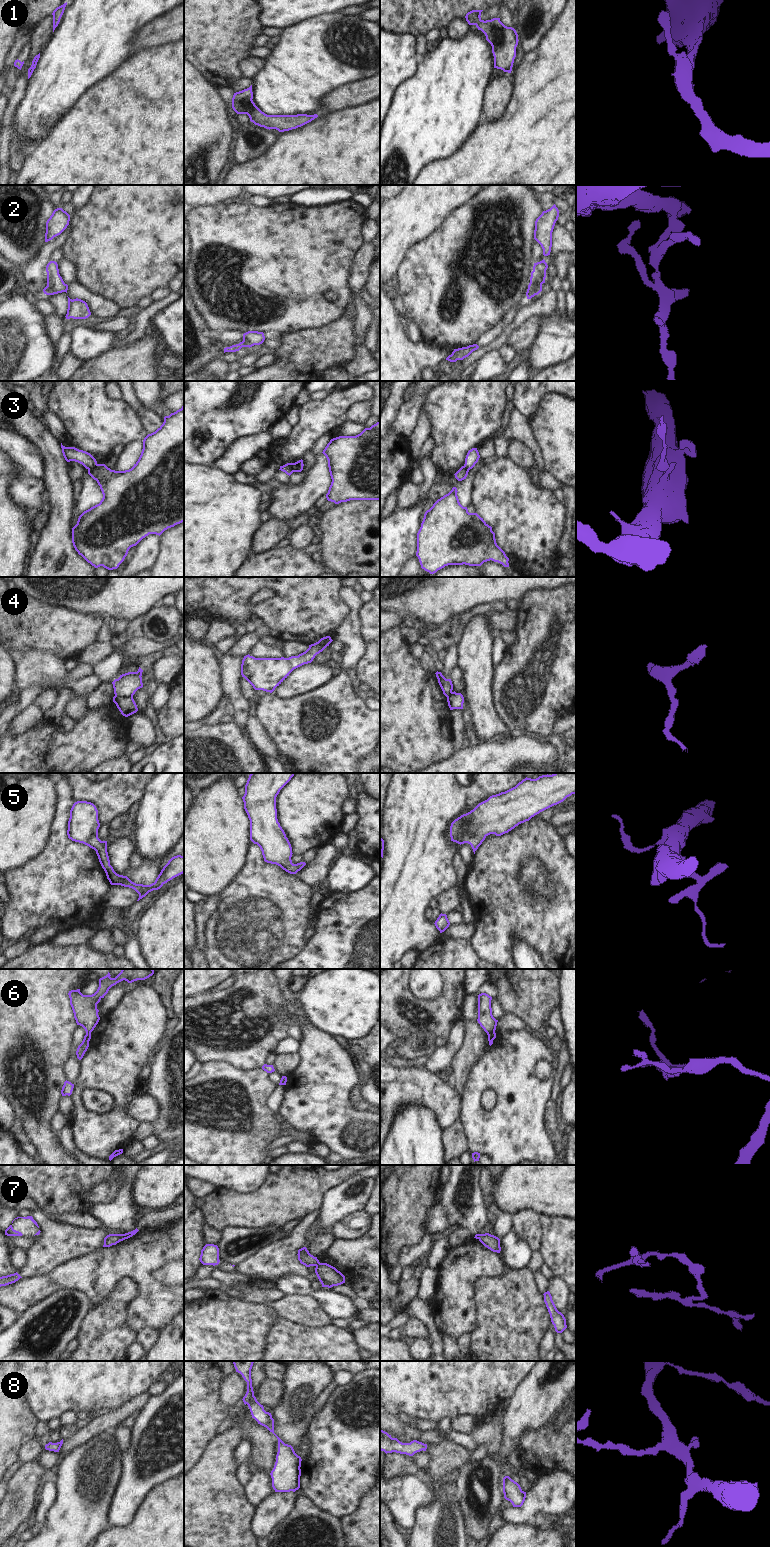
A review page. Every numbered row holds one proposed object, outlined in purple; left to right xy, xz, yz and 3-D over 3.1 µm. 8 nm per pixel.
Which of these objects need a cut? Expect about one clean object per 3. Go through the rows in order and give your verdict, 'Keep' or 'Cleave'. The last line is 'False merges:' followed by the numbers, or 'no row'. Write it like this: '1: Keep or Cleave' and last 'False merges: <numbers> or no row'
1: Keep
2: Cleave
3: Cleave
4: Cleave
5: Keep
6: Cleave
7: Cleave
8: Keep
False merges: 2, 3, 4, 6, 7.

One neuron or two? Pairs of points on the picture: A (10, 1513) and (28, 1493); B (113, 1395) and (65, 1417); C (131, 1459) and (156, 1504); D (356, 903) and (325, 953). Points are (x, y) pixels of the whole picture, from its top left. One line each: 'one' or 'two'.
A: one
B: two
C: two
D: one

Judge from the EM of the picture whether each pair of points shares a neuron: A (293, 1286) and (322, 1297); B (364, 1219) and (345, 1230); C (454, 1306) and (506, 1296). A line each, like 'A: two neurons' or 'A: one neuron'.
A: one neuron
B: one neuron
C: two neurons

